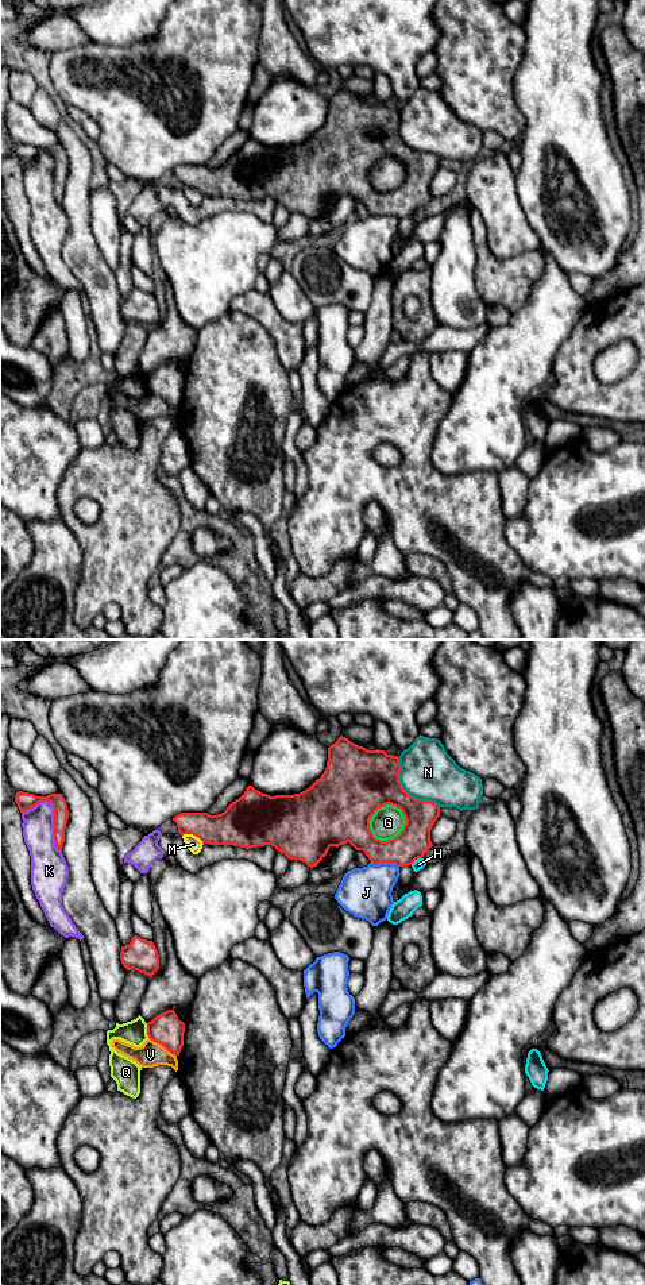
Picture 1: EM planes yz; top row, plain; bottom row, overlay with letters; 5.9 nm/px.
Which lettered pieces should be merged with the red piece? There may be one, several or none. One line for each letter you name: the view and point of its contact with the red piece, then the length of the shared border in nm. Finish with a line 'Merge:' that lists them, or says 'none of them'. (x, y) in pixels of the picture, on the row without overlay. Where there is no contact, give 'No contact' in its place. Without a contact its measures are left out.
Merge: none of them

